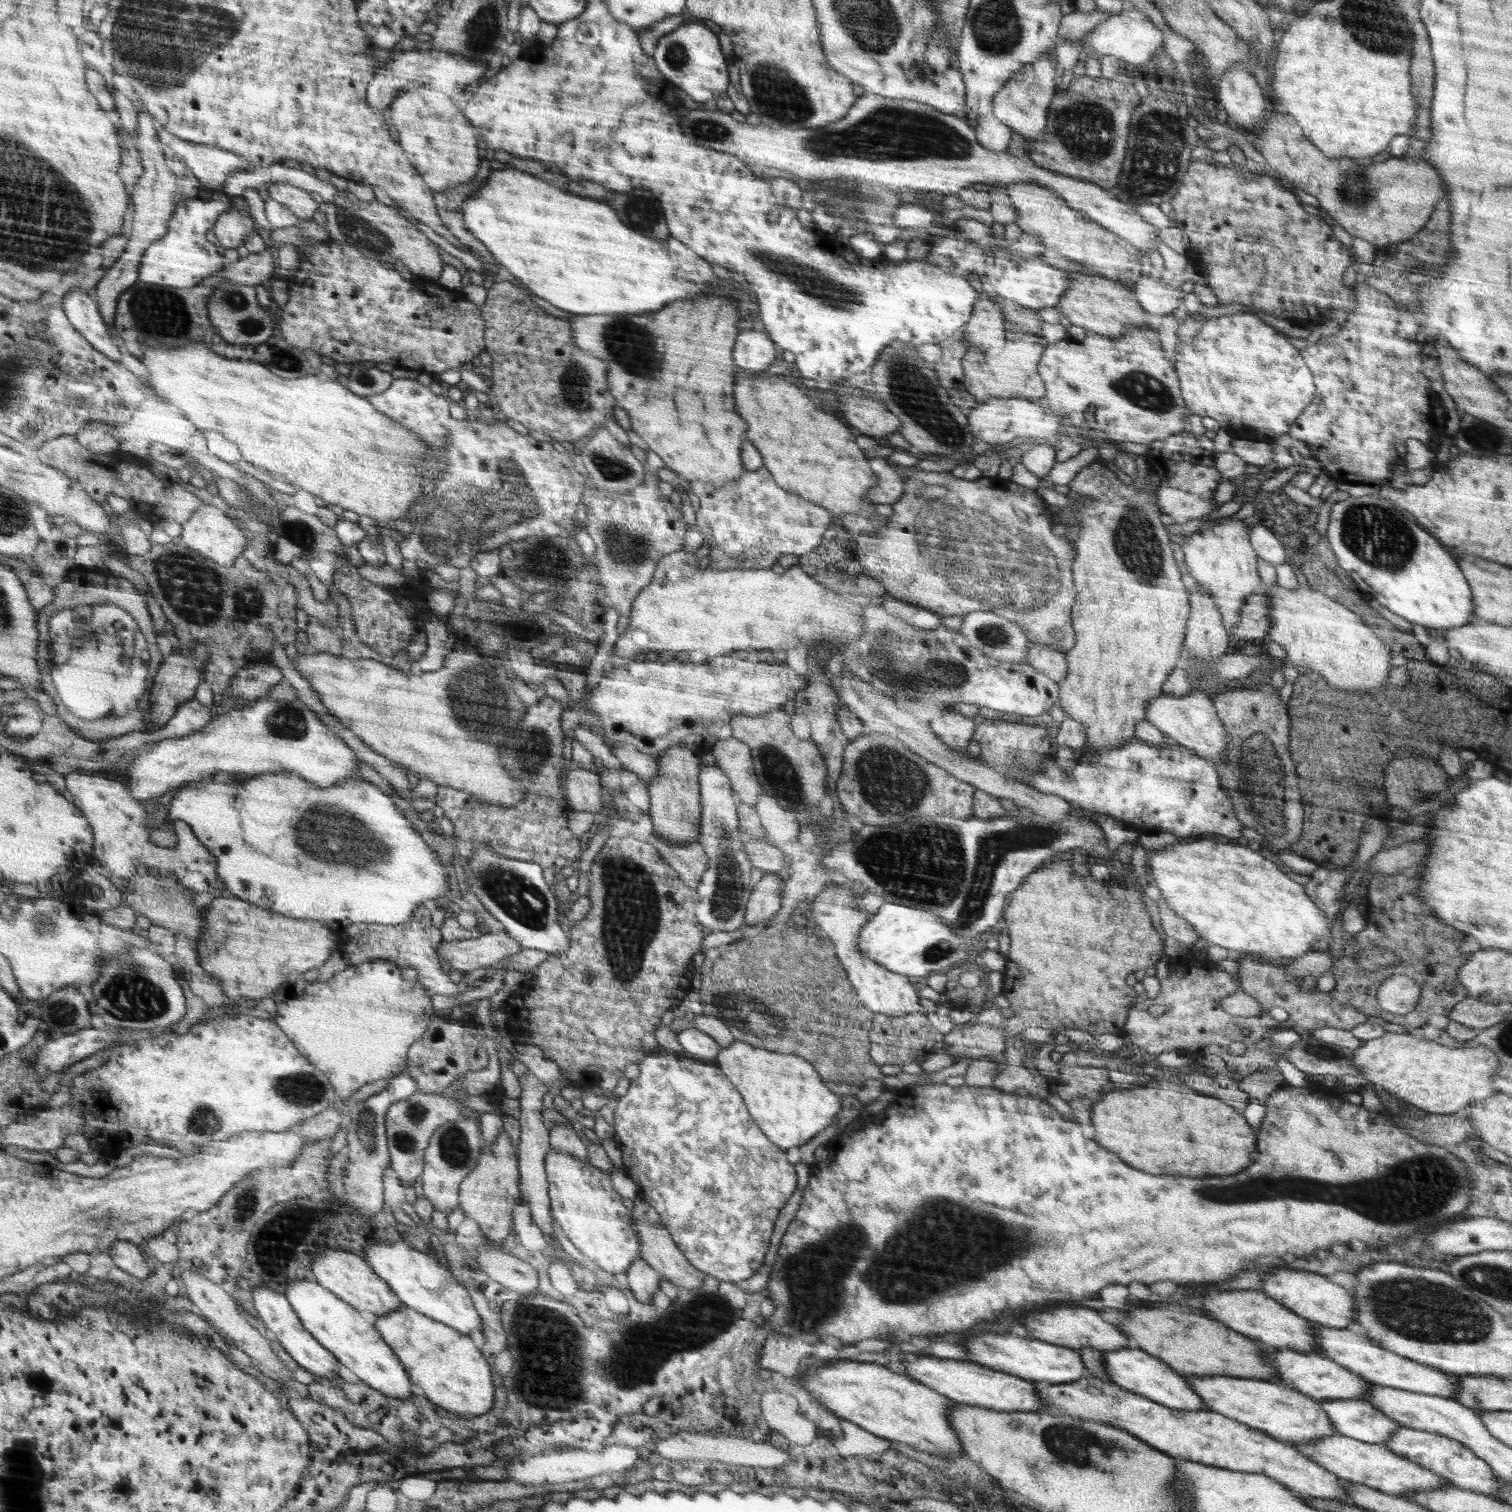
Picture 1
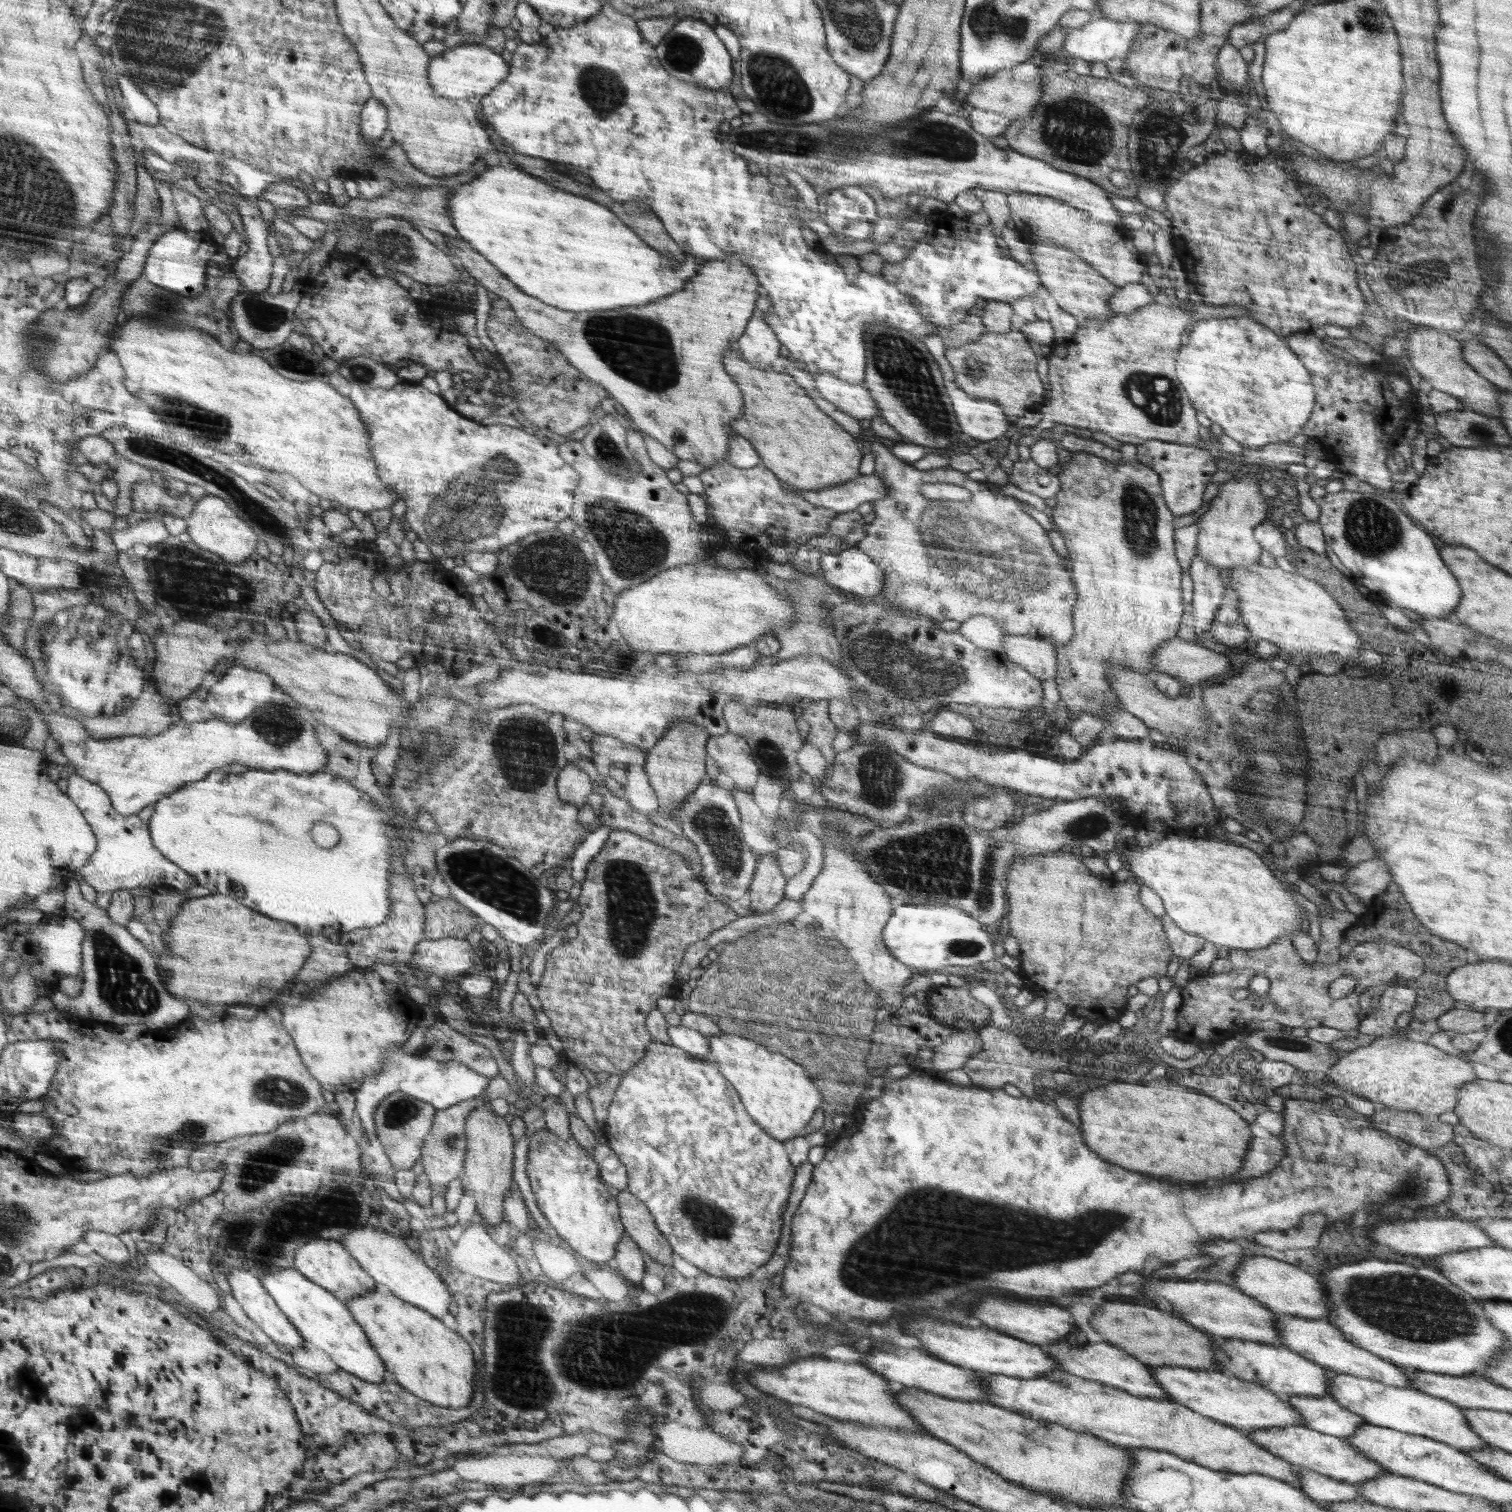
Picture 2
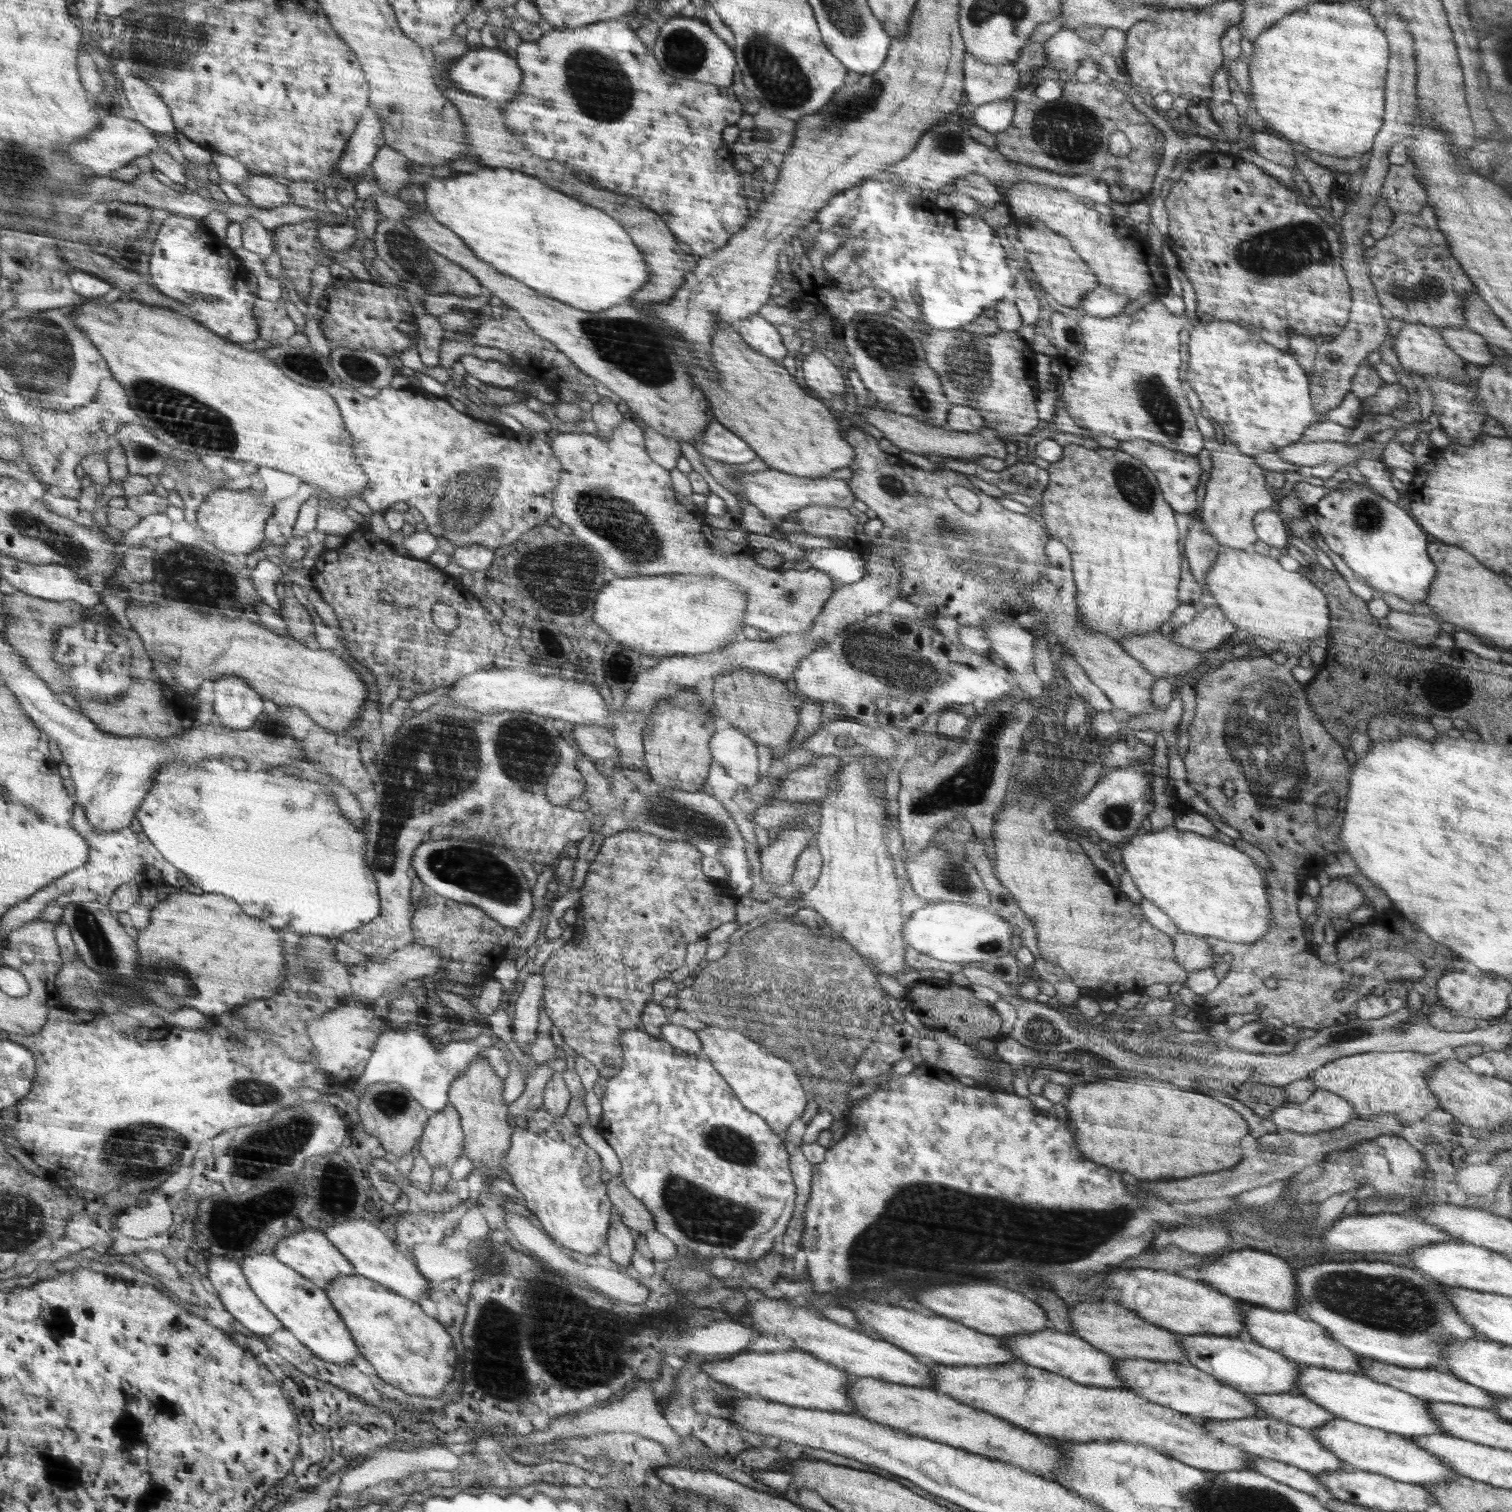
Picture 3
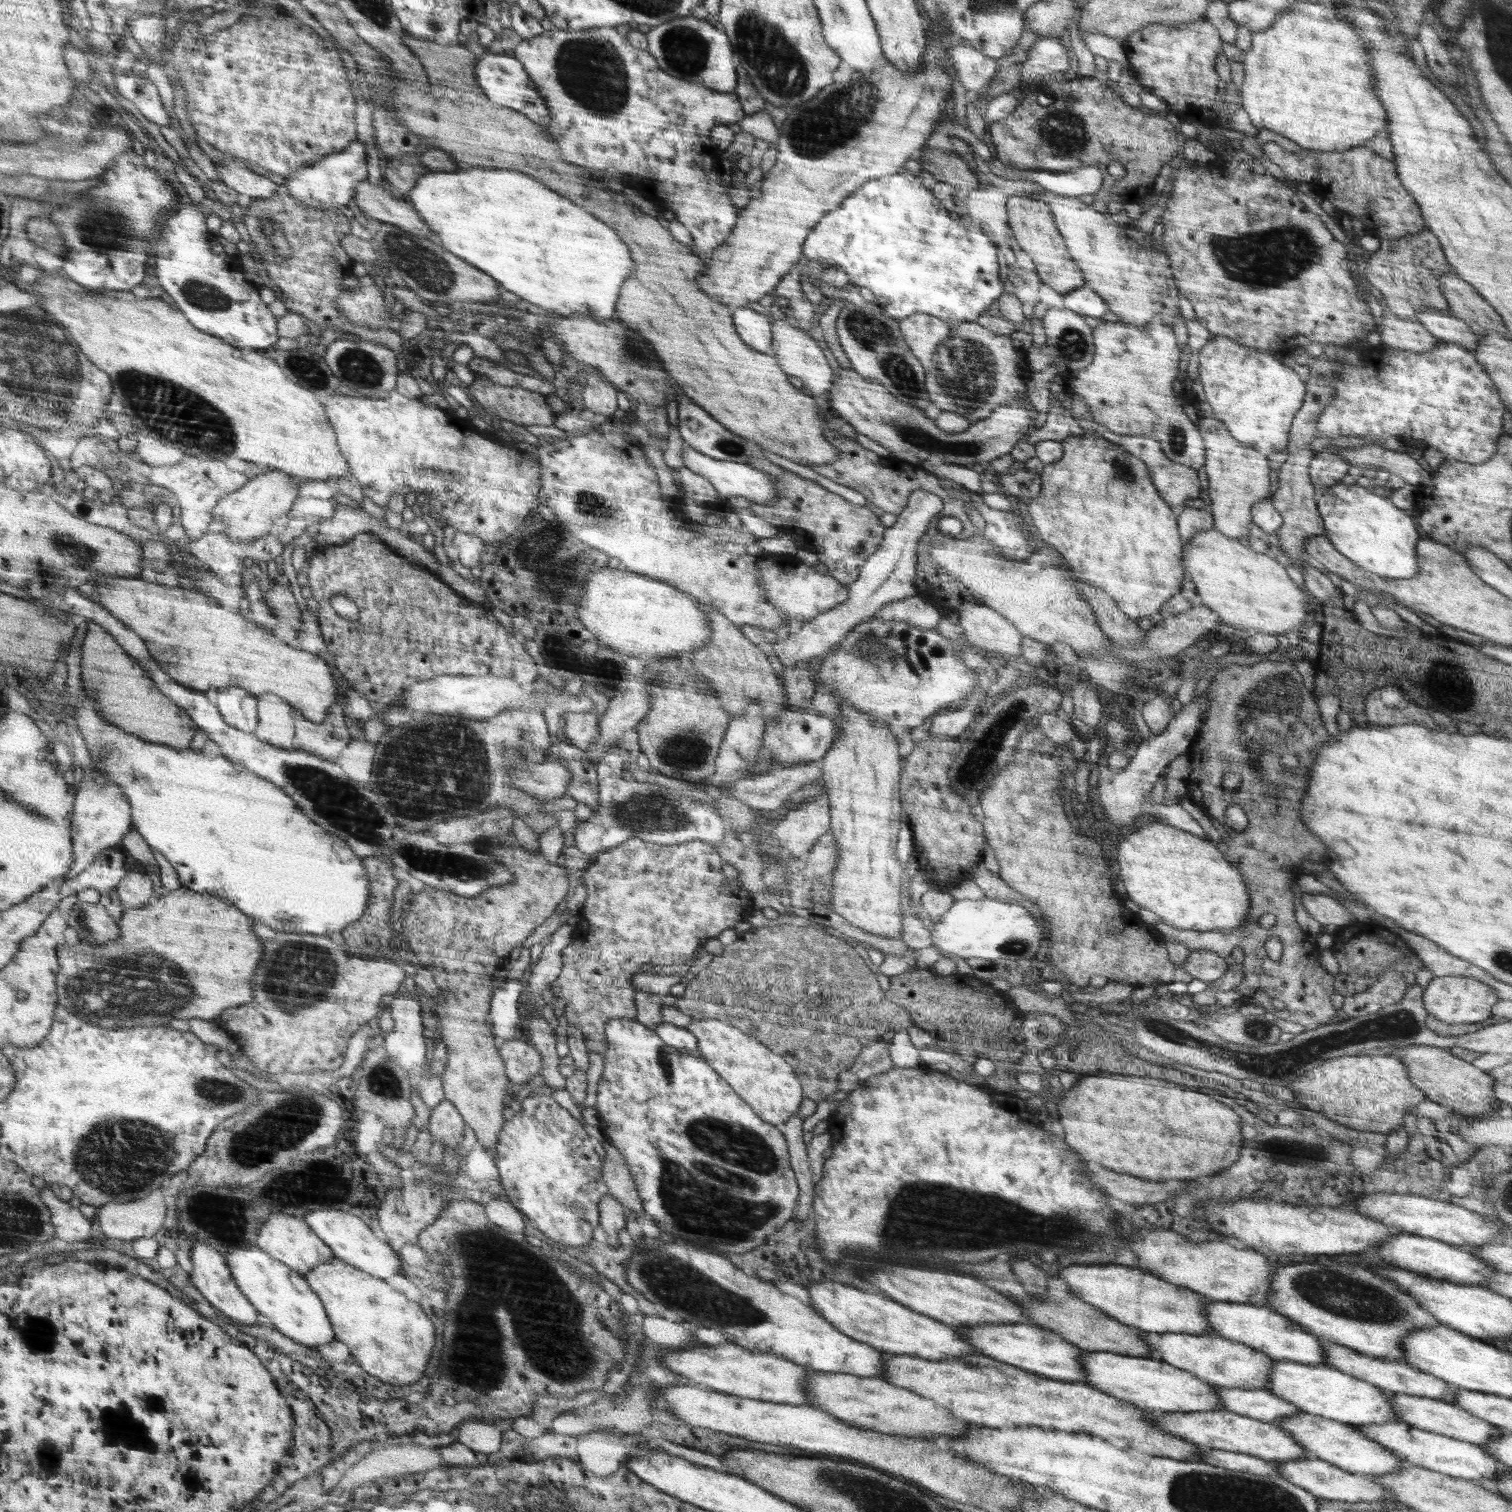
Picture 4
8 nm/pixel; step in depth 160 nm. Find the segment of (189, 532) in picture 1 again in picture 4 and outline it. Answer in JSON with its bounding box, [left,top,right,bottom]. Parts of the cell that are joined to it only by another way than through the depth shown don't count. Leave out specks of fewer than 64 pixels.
[214,470,298,541]

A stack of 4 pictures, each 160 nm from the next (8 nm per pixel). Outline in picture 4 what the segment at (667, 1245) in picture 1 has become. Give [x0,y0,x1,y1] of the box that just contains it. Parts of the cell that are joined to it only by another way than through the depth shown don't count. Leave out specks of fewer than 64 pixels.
[603,1140,644,1213]

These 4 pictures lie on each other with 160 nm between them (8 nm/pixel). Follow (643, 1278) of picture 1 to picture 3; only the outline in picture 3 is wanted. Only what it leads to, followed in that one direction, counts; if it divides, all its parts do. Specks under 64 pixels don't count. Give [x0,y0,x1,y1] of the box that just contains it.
[609,1210,636,1266]

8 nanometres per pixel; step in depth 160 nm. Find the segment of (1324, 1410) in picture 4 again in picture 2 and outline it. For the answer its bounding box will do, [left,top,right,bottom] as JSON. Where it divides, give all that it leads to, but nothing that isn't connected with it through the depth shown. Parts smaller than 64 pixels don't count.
[1326,1373,1492,1451]

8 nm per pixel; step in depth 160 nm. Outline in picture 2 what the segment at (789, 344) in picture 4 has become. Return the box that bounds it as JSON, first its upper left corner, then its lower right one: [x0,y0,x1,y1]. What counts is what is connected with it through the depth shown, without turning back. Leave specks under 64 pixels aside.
[813,372,881,420]

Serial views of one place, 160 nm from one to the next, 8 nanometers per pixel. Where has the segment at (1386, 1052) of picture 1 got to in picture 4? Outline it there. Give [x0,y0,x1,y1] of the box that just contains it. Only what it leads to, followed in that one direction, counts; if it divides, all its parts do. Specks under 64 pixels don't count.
[1287,1055,1427,1135]

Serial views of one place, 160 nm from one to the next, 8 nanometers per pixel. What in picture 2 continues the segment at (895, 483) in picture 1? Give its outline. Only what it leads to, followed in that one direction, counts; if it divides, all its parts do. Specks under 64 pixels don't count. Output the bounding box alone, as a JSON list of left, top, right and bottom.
[797,472,887,513]

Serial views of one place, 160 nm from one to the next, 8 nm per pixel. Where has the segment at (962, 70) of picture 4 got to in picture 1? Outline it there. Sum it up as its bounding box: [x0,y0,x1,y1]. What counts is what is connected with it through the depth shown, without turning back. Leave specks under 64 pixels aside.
[994,53,1056,139]

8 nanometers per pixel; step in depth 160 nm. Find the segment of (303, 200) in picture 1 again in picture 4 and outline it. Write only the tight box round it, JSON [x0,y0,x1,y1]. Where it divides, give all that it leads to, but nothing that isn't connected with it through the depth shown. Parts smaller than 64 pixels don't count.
[217,154,278,199]

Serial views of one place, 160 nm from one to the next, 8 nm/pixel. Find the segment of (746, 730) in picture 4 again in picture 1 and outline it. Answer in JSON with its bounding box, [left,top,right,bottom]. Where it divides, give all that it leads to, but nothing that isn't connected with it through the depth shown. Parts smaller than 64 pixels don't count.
[711,737,763,808]

